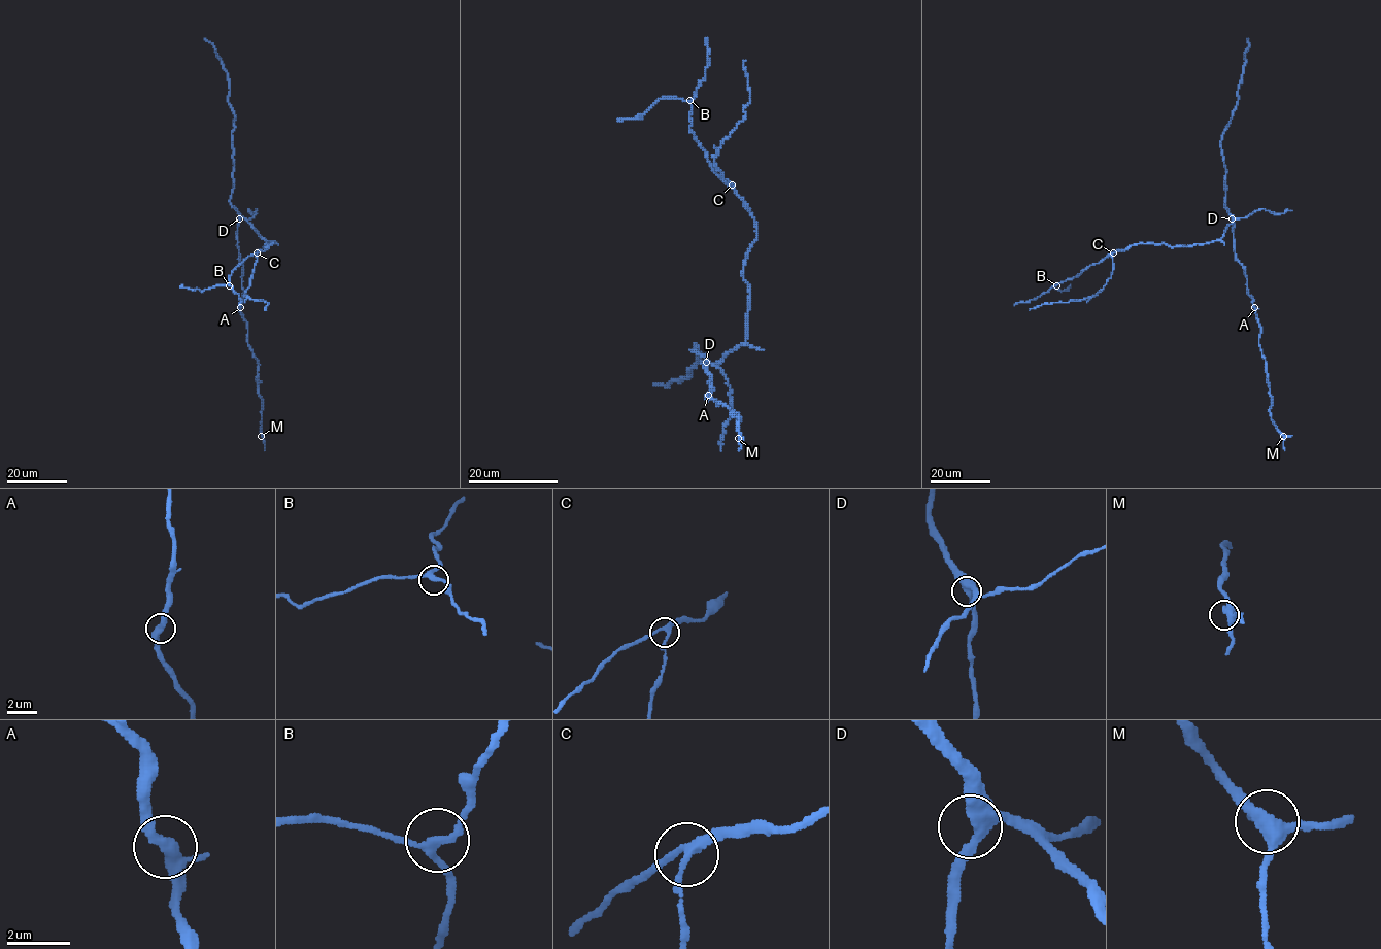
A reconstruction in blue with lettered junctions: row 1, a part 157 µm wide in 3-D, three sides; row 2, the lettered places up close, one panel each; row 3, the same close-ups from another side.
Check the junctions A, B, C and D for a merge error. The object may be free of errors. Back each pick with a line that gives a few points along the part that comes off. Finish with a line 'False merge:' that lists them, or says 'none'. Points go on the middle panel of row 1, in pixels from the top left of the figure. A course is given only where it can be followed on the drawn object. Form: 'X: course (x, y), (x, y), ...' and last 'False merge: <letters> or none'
False merge: none

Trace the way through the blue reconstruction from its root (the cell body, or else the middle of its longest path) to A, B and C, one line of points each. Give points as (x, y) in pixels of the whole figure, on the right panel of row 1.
A: (1227, 226), (1234, 217), (1235, 259), (1244, 268), (1247, 293), (1254, 307)
B: (1227, 226), (1219, 239), (1204, 244), (1175, 247), (1149, 242), (1132, 244), (1112, 252), (1056, 285)
C: (1227, 226), (1219, 239), (1204, 244), (1170, 247), (1139, 243), (1113, 252)

